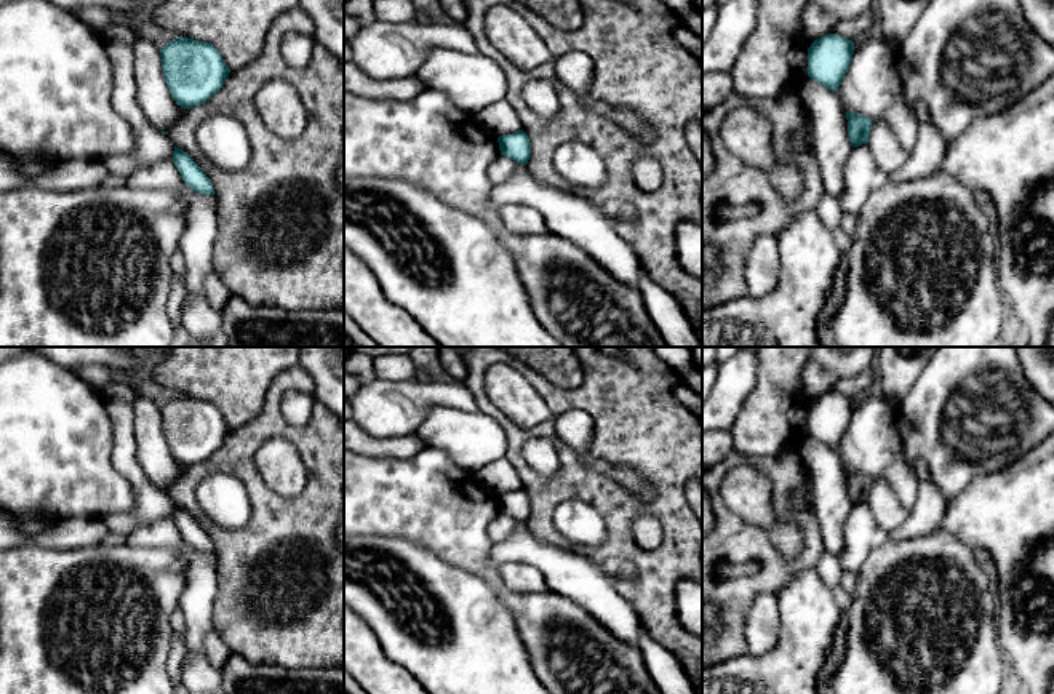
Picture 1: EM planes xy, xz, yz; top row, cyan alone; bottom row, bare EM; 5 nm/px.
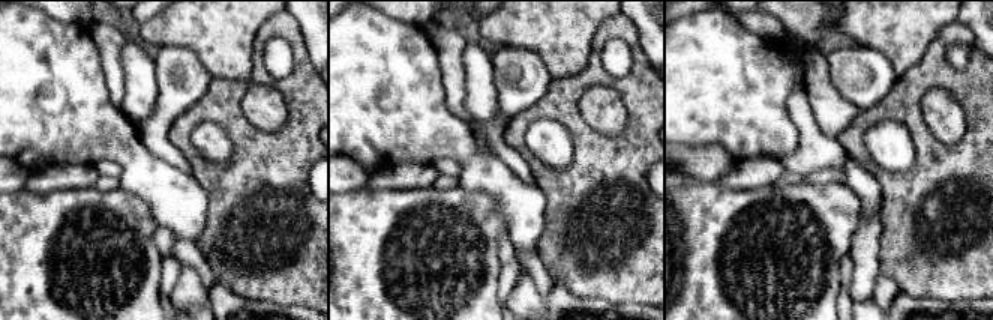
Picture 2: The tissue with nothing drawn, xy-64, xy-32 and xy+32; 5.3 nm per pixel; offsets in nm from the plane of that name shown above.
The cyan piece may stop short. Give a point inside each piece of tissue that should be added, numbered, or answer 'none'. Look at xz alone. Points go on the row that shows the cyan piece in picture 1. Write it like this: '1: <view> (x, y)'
none

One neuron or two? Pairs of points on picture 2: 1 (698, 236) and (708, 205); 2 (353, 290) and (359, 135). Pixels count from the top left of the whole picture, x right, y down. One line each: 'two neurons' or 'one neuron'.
1: one neuron
2: two neurons

